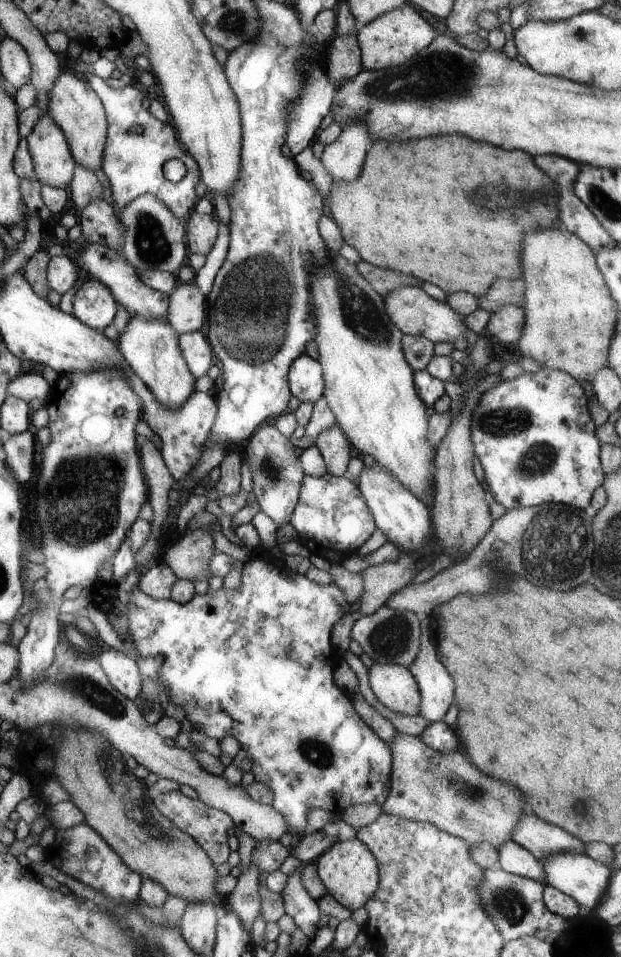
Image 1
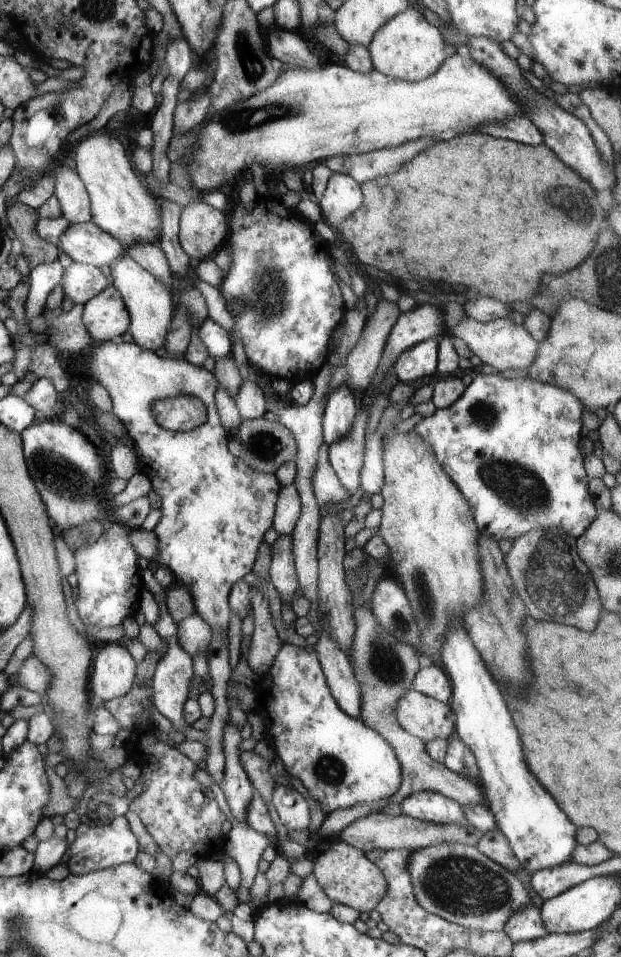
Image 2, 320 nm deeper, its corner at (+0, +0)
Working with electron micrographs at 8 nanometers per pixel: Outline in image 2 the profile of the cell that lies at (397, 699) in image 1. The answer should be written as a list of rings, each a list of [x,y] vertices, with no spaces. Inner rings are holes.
[[[410,687],[397,704],[402,728],[420,740],[448,740],[456,732],[457,715],[449,703],[426,696]]]

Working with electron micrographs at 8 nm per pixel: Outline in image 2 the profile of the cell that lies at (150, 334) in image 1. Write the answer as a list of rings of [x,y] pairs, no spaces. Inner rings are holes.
[[[128,251],[115,262],[111,274],[111,285],[118,289],[128,305],[131,320],[128,331],[134,338],[134,343],[151,351],[164,346],[169,328],[176,317],[176,298],[170,293],[170,289],[149,270],[143,269]]]

